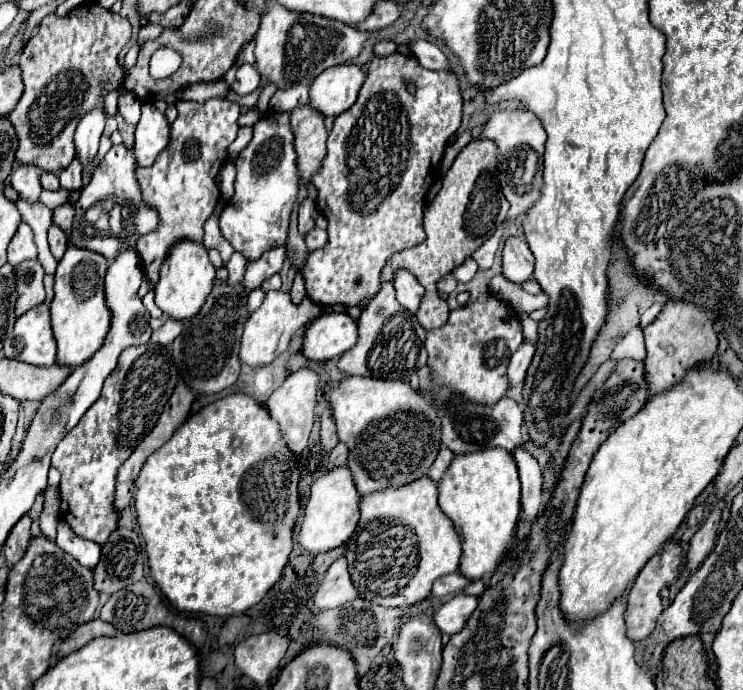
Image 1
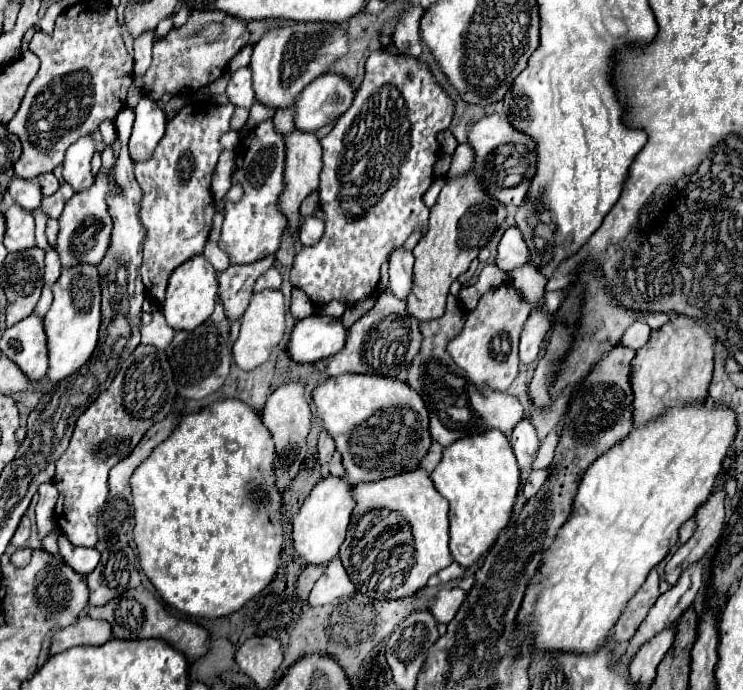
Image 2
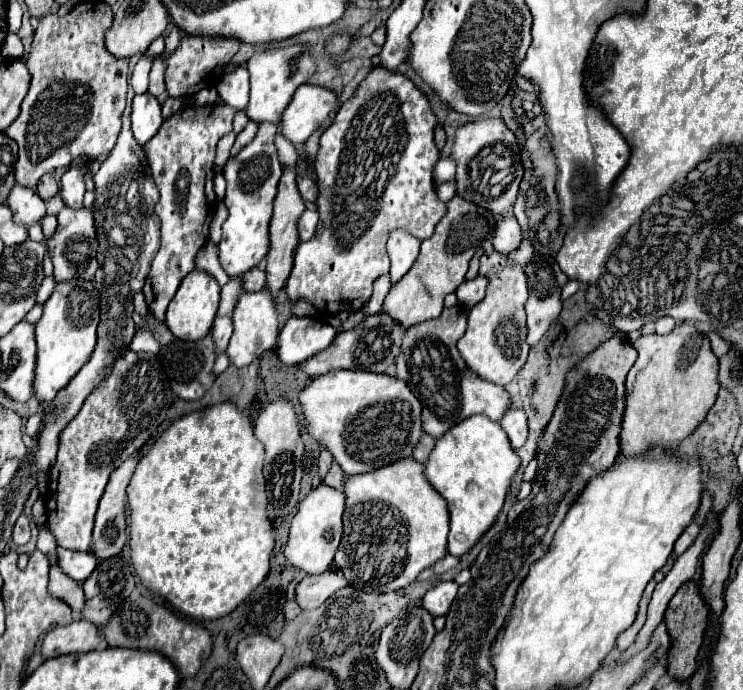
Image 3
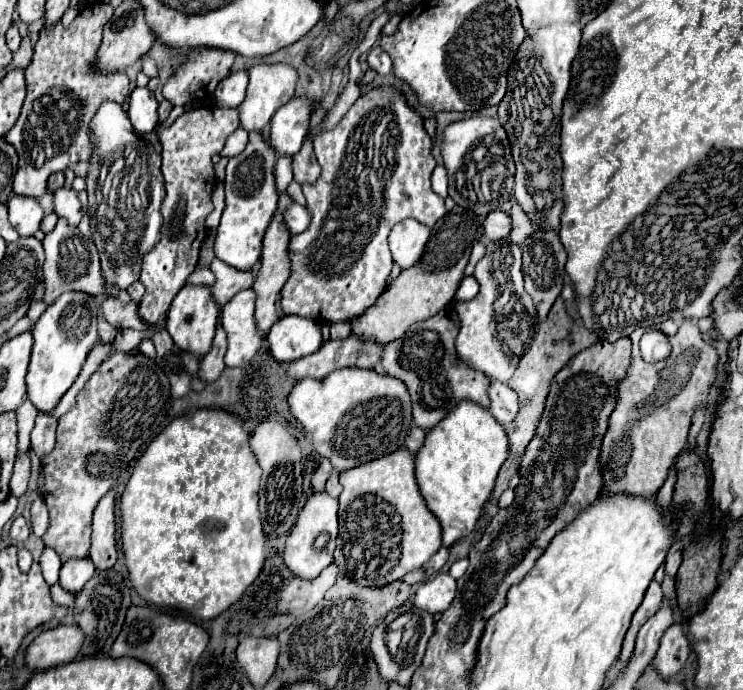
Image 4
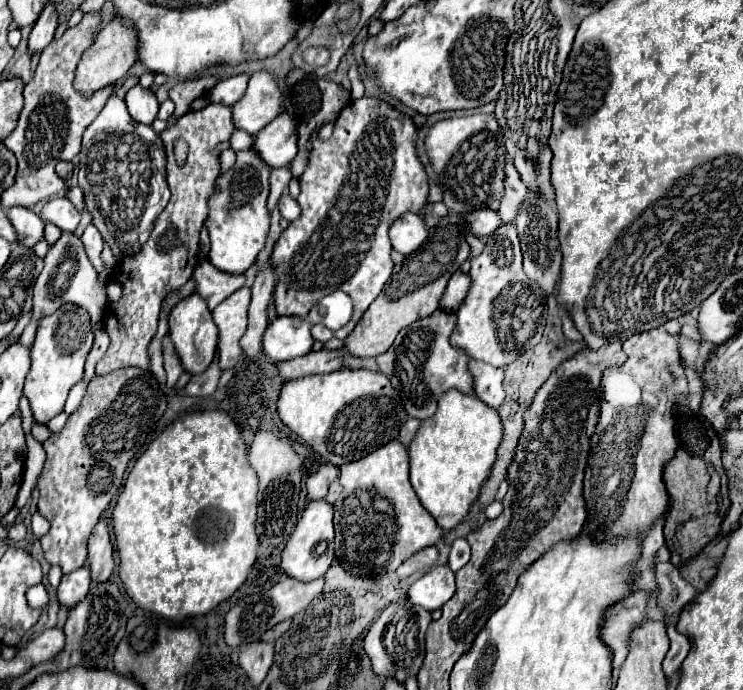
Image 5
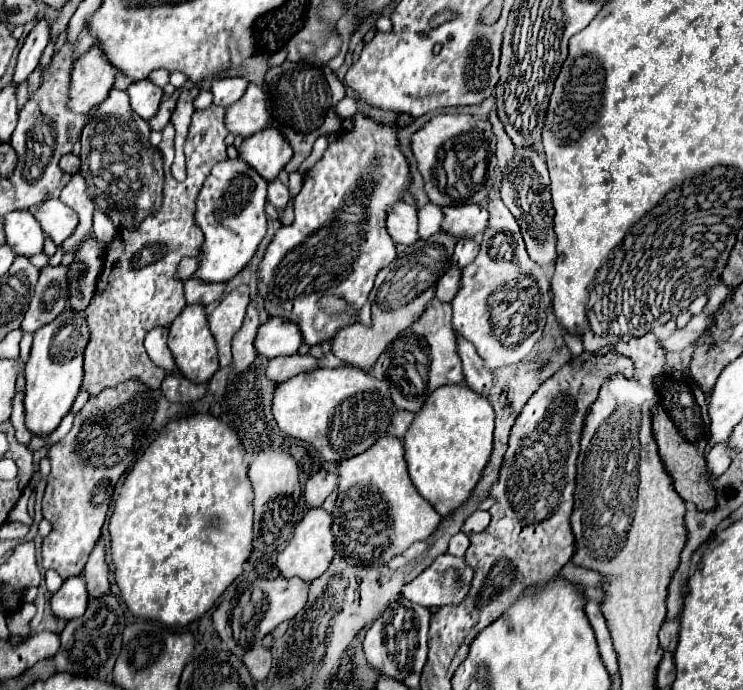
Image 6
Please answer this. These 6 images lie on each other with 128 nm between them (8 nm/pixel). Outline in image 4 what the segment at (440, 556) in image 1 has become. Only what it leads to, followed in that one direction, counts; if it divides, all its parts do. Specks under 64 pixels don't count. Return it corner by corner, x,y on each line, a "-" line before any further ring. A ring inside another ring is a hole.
400,448
398,452
392,452
384,458
372,460
368,464
356,466
340,474
340,484
344,490
340,494
340,512
338,512
340,534
336,540
334,562
338,564
340,572
346,578
352,578
360,586
376,588
396,582
408,572
428,562
430,556
434,556
442,546
440,520
436,520
436,516
422,500
414,472
416,472
416,458
406,448

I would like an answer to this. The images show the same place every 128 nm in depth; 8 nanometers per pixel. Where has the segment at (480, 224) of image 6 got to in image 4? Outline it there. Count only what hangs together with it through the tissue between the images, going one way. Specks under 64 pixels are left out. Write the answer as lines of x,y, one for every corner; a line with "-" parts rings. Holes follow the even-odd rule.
492,210
486,220
484,220
484,234
486,238
490,238
492,242
498,242
498,240
504,240
508,238
512,232
512,220
506,212
500,212
500,210

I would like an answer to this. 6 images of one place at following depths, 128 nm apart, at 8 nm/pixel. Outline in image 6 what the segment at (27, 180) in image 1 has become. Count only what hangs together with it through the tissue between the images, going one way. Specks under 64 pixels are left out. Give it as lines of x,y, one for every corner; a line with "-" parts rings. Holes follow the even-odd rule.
16,210
4,216
4,232
6,244
10,244
12,250
20,256
34,256
42,250
44,232
40,222
28,210

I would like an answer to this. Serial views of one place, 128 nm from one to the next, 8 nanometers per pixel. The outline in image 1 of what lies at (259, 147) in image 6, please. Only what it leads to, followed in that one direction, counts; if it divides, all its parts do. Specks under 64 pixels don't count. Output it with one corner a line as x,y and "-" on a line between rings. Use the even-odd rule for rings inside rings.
342,64
322,72
310,86
310,104
324,116
338,116
348,110
366,80
360,64

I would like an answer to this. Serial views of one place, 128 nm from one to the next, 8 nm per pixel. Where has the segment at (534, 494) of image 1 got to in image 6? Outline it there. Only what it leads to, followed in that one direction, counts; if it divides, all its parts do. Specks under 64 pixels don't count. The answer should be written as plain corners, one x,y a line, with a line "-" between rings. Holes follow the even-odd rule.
458,336
458,354
462,358
462,368
464,368
464,376
466,376
466,386
472,388
474,392
488,396
488,392
494,386
494,374
492,370
486,368
484,360
480,360
476,348

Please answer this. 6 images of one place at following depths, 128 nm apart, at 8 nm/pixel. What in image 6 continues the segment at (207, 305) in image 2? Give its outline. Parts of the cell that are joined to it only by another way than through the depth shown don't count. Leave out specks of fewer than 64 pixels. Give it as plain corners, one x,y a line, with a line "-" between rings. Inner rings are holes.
188,304
180,316
176,316
176,320
170,324
170,338
168,338
168,346
174,354
176,366
178,370
192,382
200,384
206,382
216,370
218,370
218,354
216,354
216,342
214,336
208,328
208,316
206,316
206,308
202,304

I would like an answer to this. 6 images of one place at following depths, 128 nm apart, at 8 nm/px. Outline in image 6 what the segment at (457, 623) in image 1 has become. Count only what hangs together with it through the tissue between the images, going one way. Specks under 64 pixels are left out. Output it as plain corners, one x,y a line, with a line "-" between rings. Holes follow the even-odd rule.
444,554
434,560
432,566
428,566
418,578
414,578
410,584
402,588
402,596
410,600
412,604
420,604
424,608
432,606
445,606
459,604
468,591
468,585
474,576
474,570
468,567
464,558
456,558
450,554
-
448,568
457,568
460,575
457,580
458,588
451,591
446,590
440,584
440,576
444,576
-
436,582
438,590
432,590

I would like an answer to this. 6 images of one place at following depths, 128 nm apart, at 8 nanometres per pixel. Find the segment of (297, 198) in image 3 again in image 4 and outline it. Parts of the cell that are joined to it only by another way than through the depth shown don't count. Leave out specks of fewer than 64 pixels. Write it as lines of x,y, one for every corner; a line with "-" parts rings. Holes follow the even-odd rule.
280,192
278,194
278,210
266,230
266,236
264,236
264,248
262,248
262,266
260,266
260,272
258,272
258,278
254,282
254,292
258,294
258,300
256,300
256,322
258,322
258,328
262,332
268,332
272,328
272,324
276,322
276,312
274,312
274,304
276,304
276,298
280,296
280,290
282,286
286,284
288,276
290,276
290,254
288,254
288,244
290,244
290,230
288,226
284,224
284,212
288,208
288,204
294,204
294,200
286,194
286,192

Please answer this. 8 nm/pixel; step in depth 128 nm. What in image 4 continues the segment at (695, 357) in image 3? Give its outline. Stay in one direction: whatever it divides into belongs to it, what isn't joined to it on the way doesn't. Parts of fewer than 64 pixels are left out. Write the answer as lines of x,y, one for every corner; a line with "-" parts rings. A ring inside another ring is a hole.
684,320
680,326
678,334
672,336
672,354
662,360
648,364
640,356
638,340
646,328
638,326
632,334
632,362
628,368
628,376
624,382
618,384
618,402
616,408
610,416
610,426
604,436
604,448
600,454
600,462
604,464
604,488
606,492
630,492
630,494
640,494
640,496
650,496
658,492
658,488
664,484
670,466
676,462
676,456
684,450
688,430
692,426
692,418
696,410
704,404
708,404
710,392
716,382
716,368
718,368
718,352
716,348
706,342
692,320

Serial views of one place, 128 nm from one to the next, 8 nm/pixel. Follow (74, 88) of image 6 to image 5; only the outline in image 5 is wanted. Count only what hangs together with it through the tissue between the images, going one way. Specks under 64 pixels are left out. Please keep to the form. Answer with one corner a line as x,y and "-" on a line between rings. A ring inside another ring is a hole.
116,16
110,20
102,32
96,36
94,44
82,54
80,64
76,68
76,90
84,94
92,94
108,84
114,84
126,76
126,72
134,66
138,60
138,30
122,16

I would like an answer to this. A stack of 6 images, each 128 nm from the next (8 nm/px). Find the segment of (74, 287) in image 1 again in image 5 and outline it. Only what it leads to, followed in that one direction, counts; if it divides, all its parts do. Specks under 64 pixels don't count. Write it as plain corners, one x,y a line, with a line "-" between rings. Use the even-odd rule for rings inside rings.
64,304
52,316
46,316
40,322
36,340
32,344
32,366
24,384
24,396
30,400
36,422
46,424
50,418
62,412
68,390
84,374
84,358
92,348
92,340
90,316
76,304

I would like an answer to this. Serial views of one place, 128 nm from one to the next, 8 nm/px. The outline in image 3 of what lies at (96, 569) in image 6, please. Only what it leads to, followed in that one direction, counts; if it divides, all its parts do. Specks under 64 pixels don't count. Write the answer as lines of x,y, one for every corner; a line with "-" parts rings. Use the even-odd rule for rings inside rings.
142,450
132,454
128,460
124,460
110,476
106,492
100,500
98,514
96,514
96,526
92,536
92,554
98,558
110,558
116,556
122,546
126,544
126,488
134,474
136,464
142,458

